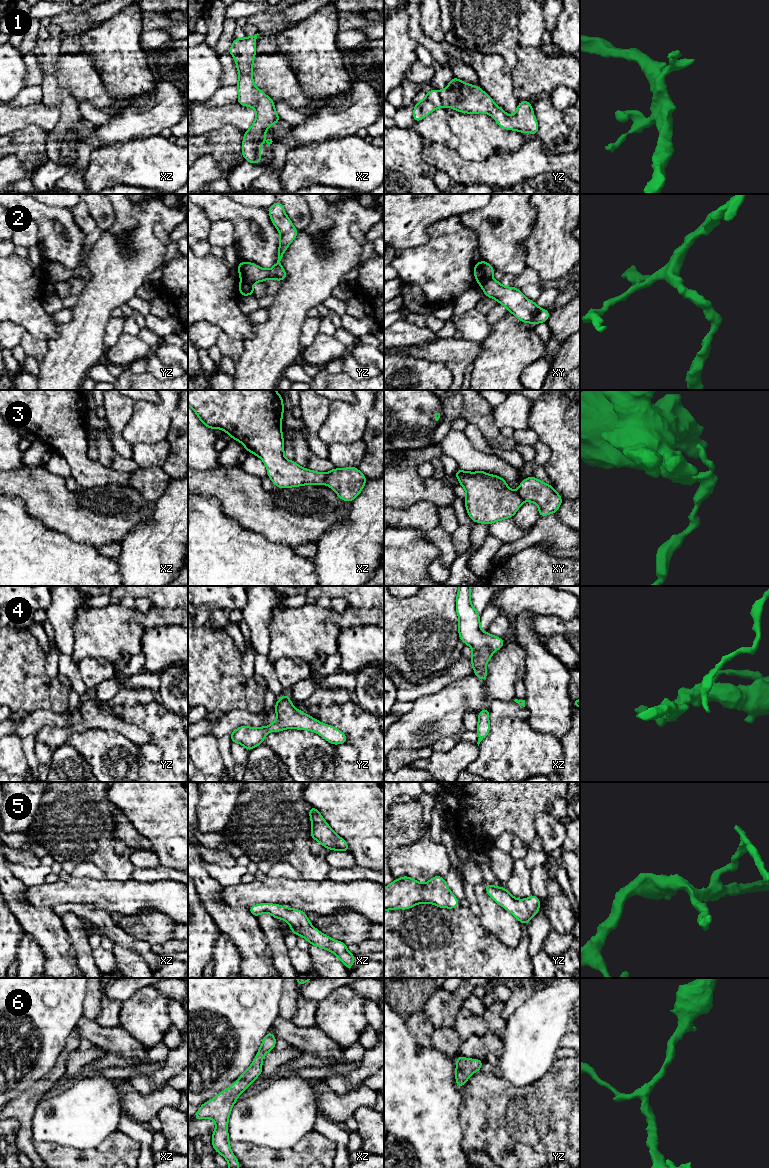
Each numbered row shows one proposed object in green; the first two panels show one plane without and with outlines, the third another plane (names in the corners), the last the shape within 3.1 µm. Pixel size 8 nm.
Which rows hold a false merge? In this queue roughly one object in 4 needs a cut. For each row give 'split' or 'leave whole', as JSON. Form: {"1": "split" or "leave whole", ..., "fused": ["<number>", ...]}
{"1": "leave whole", "2": "split", "3": "split", "4": "leave whole", "5": "leave whole", "6": "leave whole", "fused": ["2", "3"]}

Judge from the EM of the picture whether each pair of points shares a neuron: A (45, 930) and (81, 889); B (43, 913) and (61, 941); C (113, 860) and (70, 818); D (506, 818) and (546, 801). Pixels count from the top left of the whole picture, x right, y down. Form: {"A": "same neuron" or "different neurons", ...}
{"A": "different neurons", "B": "same neuron", "C": "same neuron", "D": "same neuron"}

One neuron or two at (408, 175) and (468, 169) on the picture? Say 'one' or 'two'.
one

